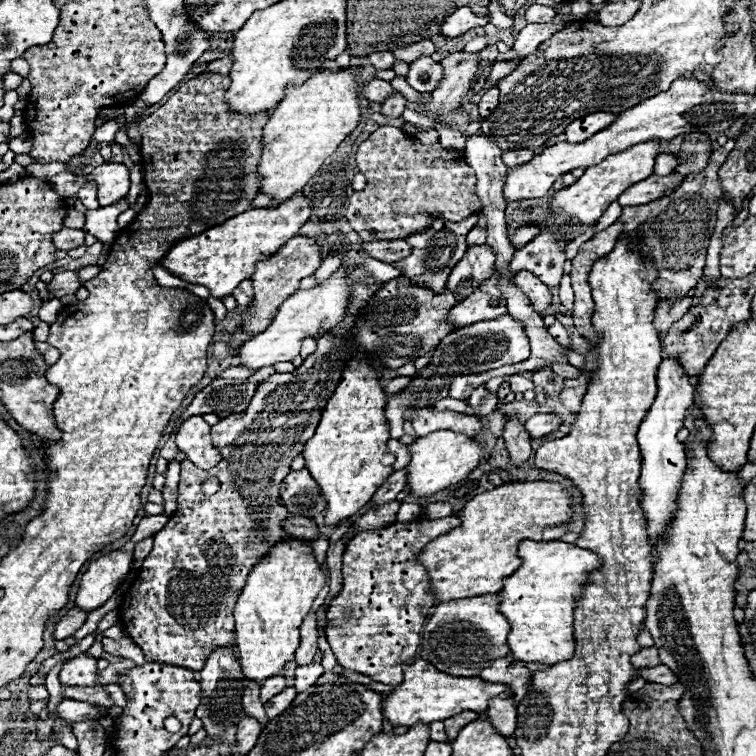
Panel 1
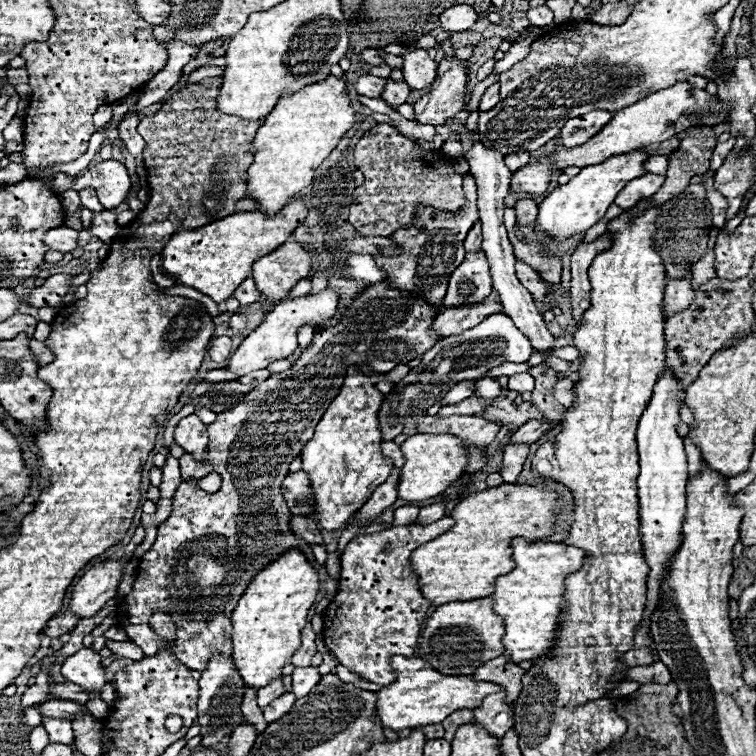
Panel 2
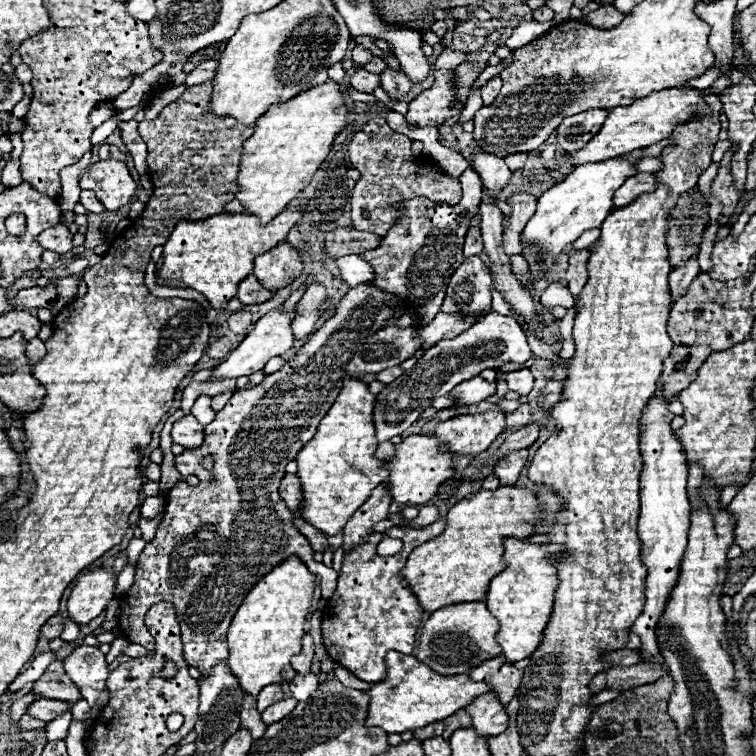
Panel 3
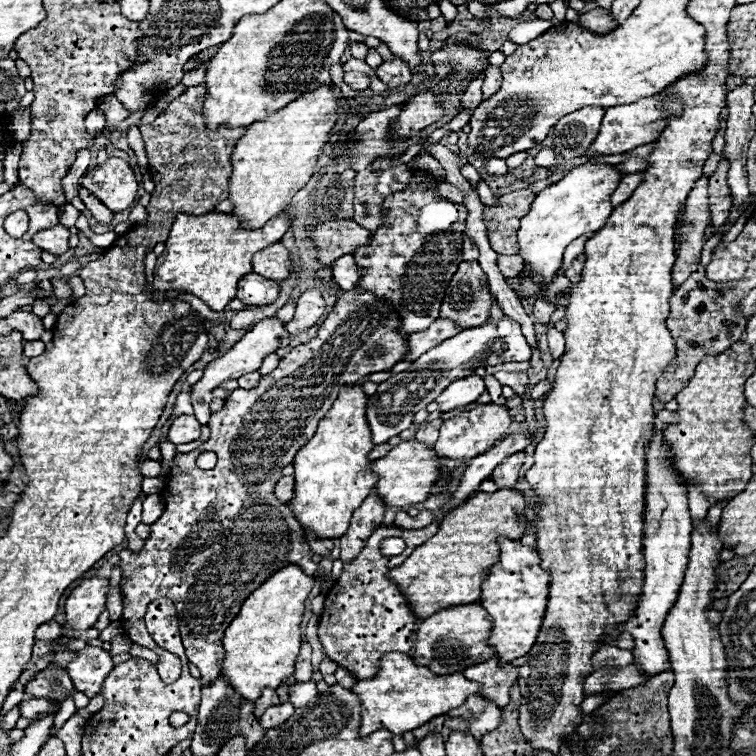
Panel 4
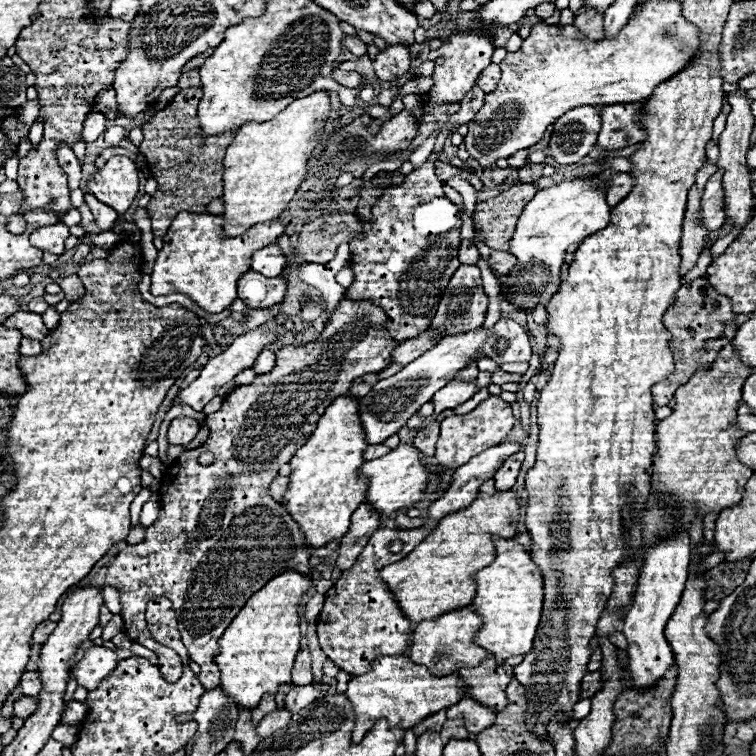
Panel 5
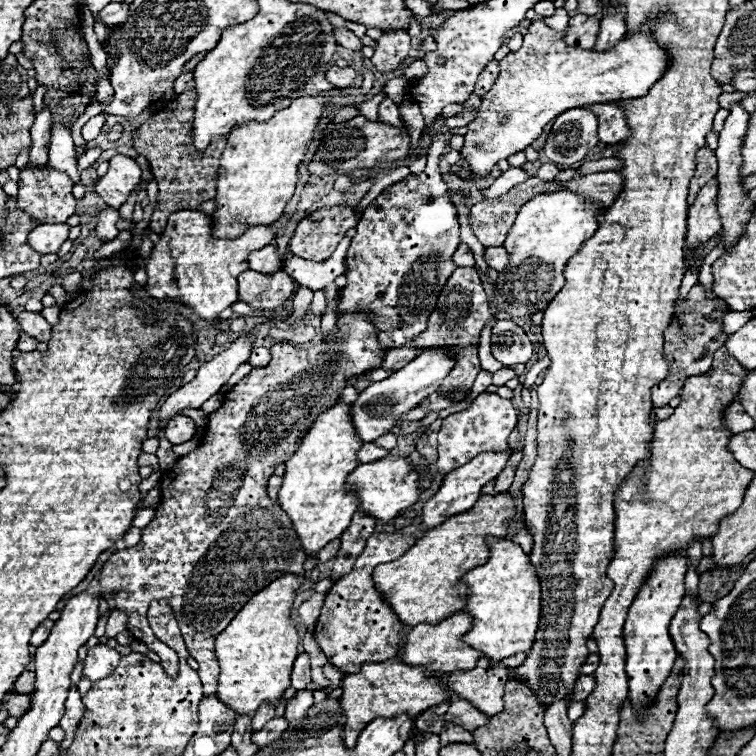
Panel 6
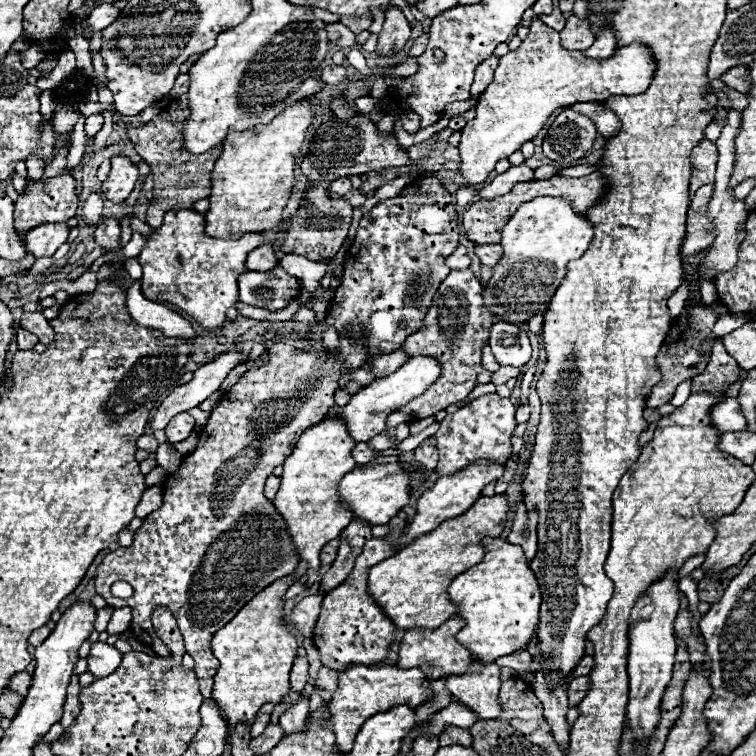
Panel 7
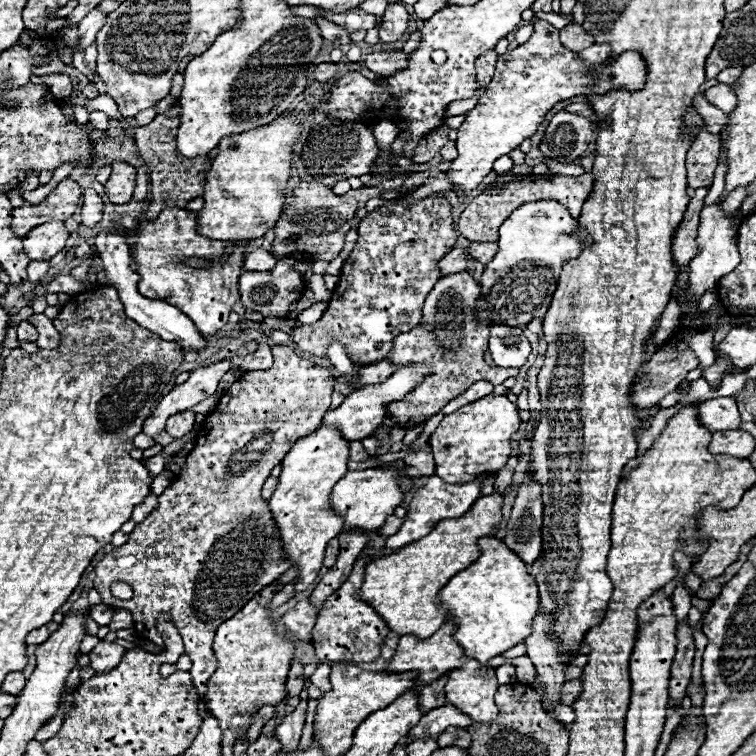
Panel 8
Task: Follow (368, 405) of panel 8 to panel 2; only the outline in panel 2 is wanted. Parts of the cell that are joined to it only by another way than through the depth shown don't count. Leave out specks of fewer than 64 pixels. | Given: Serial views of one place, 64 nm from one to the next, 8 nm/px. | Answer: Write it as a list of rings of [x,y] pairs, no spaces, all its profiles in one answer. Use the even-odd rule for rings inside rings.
[[[506,314],[488,316],[476,328],[454,334],[450,338],[442,338],[432,350],[422,356],[422,364],[414,368],[408,376],[404,376],[390,394],[386,394],[380,406],[382,438],[394,440],[398,434],[402,434],[408,416],[424,414],[430,406],[440,402],[446,396],[444,392],[448,392],[460,380],[480,376],[486,370],[492,370],[494,366],[500,366],[504,362],[528,362],[532,352],[534,348],[530,346],[530,340],[514,326],[510,316]]]

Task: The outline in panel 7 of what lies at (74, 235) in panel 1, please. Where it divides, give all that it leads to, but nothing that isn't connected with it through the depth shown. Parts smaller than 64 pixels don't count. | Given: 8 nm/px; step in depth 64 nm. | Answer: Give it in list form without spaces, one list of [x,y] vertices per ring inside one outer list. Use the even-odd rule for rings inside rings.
[[[54,222],[54,224],[40,224],[38,228],[32,228],[26,234],[26,250],[34,254],[36,258],[52,256],[66,240],[68,240],[70,226],[66,222]]]

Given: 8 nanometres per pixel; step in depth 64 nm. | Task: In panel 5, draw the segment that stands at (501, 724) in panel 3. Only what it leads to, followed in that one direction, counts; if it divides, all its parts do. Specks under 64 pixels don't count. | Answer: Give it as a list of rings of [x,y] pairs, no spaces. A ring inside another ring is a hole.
[[[468,696],[462,698],[460,704],[454,704],[448,708],[448,720],[464,720],[464,726],[476,736],[482,732],[482,728],[490,728],[494,724],[496,712],[486,708],[484,704],[478,704],[478,700],[470,700]]]

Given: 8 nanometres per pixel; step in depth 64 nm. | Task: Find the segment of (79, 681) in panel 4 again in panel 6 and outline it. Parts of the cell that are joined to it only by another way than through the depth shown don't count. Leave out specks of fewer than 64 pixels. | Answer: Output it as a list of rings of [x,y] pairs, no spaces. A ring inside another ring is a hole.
[[[96,644],[96,646],[88,648],[88,656],[84,660],[82,676],[86,676],[92,682],[102,680],[114,672],[120,658],[122,656],[114,648],[108,648],[104,644]]]

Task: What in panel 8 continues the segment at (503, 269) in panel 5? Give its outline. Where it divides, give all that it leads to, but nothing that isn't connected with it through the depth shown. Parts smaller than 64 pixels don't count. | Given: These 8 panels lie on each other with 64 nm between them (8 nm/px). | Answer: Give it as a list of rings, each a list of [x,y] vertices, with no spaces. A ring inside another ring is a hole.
[[[472,242],[468,248],[470,256],[482,264],[488,264],[494,256],[494,252],[498,252],[498,244],[496,242]]]

